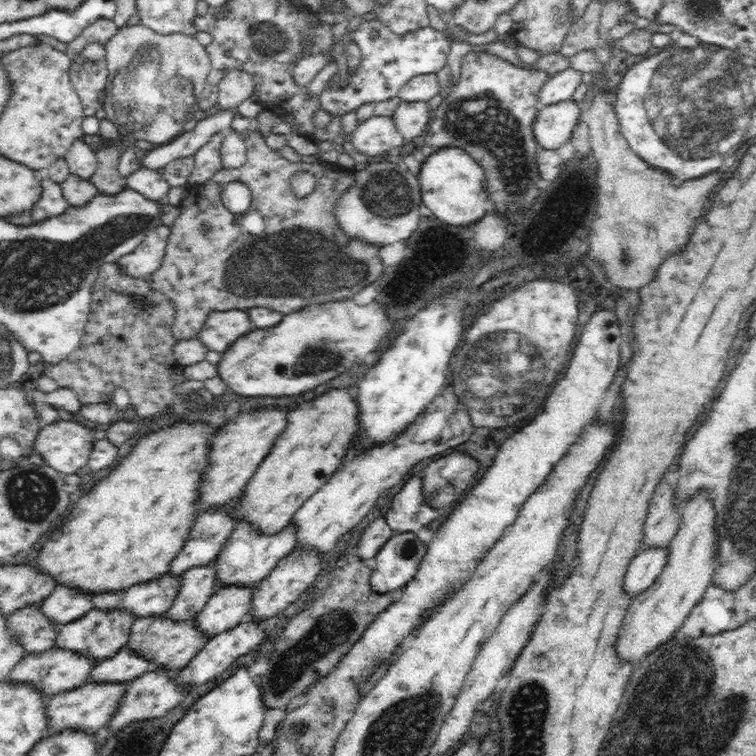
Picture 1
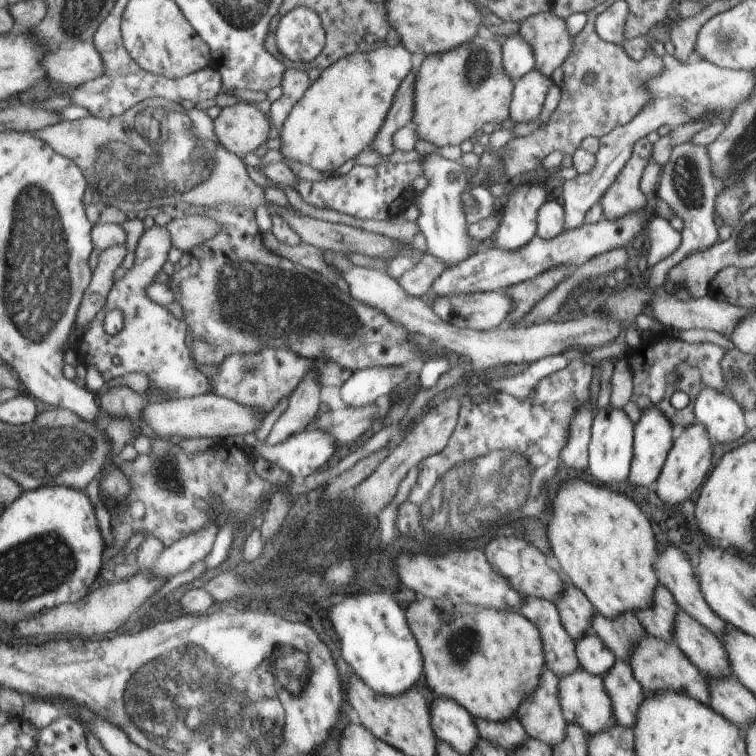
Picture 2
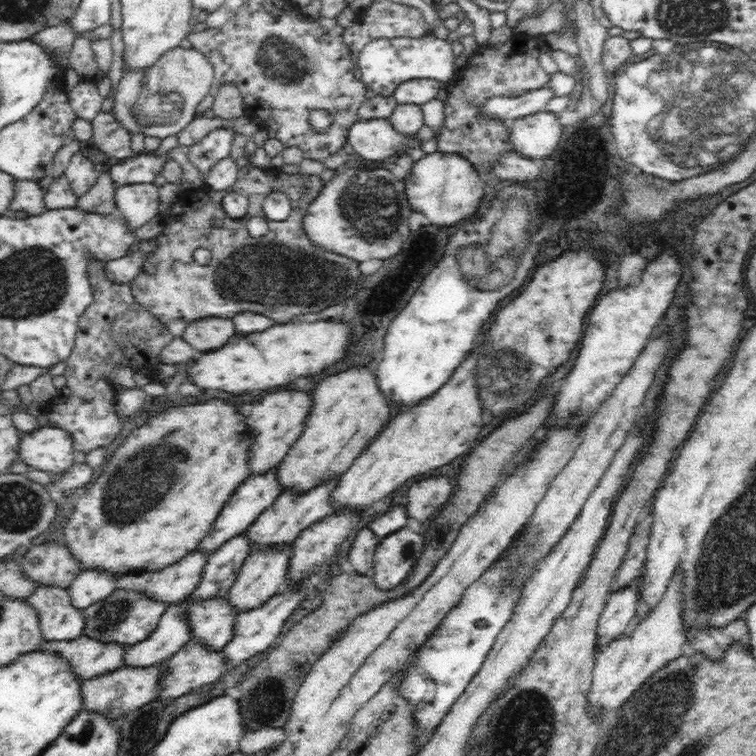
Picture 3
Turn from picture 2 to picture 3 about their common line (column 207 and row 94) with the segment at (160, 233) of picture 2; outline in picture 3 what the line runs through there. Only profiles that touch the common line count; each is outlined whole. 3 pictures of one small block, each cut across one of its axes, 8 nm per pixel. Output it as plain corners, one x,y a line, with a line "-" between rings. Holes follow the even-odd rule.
434,33
372,38
358,53
358,75
368,92
382,98
392,97
400,84
416,79
438,79
447,85
454,76
452,45

